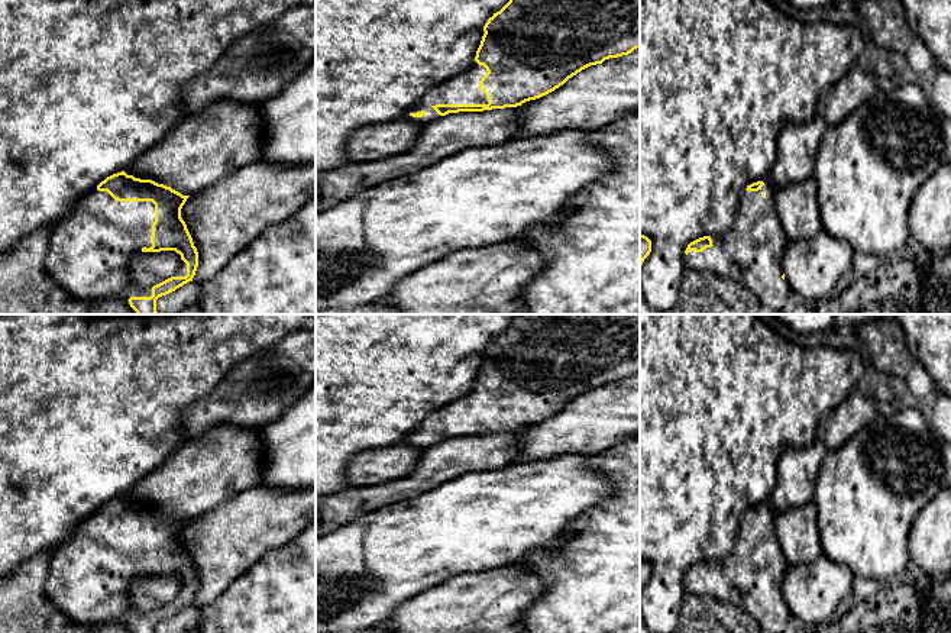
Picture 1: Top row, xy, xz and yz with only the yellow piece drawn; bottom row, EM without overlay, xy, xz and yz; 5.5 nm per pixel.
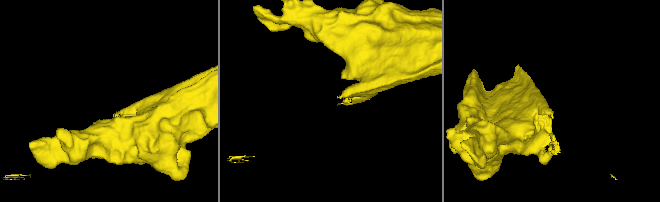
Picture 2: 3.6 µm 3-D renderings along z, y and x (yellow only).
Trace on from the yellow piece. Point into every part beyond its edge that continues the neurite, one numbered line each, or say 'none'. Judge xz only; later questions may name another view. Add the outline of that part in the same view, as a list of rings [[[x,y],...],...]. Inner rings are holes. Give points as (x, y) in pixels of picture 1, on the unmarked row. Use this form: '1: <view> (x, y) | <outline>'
1: xz (463, 413) | [[[473,385],[463,398],[430,413],[400,445],[424,450],[441,442],[433,433],[436,429],[488,429],[486,419],[479,413],[481,404],[486,397],[483,390]]]

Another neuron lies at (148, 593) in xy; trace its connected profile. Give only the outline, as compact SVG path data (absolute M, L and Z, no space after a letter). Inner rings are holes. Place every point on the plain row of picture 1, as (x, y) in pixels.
M175 575L138 577L129 591L129 605L136 613L153 610L174 601L181 591L181 579Z

